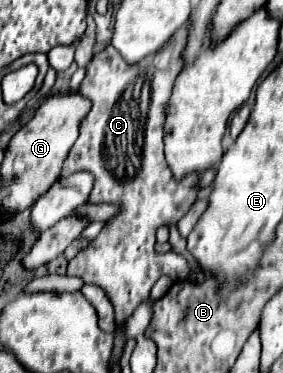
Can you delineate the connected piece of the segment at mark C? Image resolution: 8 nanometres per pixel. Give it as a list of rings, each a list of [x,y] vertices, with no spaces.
[[[183,24],[181,30],[177,30],[173,34],[173,38],[163,48],[145,56],[145,60],[139,60],[137,64],[125,62],[123,56],[113,46],[107,46],[105,50],[101,50],[99,54],[93,56],[91,64],[87,66],[87,76],[79,88],[81,96],[85,96],[93,102],[93,108],[87,114],[87,118],[81,122],[79,138],[73,144],[69,156],[63,164],[61,176],[69,176],[79,170],[93,172],[95,186],[93,186],[89,202],[91,204],[113,202],[113,204],[121,206],[121,212],[119,212],[119,216],[115,216],[113,220],[107,222],[107,226],[101,230],[101,234],[95,240],[91,240],[91,244],[89,244],[89,248],[85,248],[85,252],[79,252],[73,260],[69,260],[67,276],[79,276],[85,284],[95,284],[95,286],[103,288],[115,308],[115,324],[129,318],[133,308],[137,308],[137,304],[141,304],[141,300],[149,298],[153,284],[161,276],[169,276],[171,280],[185,280],[189,276],[189,264],[182,255],[175,252],[172,253],[172,256],[171,254],[157,254],[153,248],[155,246],[155,230],[159,226],[179,222],[189,212],[189,208],[197,200],[197,186],[201,180],[201,172],[191,172],[183,180],[175,180],[167,162],[165,162],[165,154],[163,154],[165,104],[169,100],[169,88],[173,86],[173,80],[177,78],[177,74],[181,72],[181,68],[185,64],[183,52],[185,52],[187,36],[189,36],[187,24]]]

